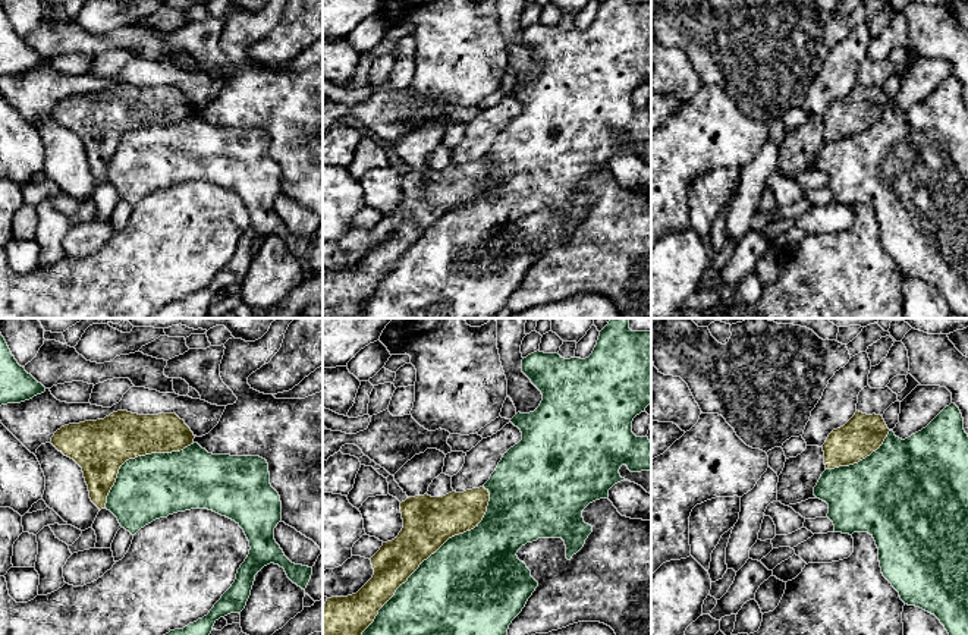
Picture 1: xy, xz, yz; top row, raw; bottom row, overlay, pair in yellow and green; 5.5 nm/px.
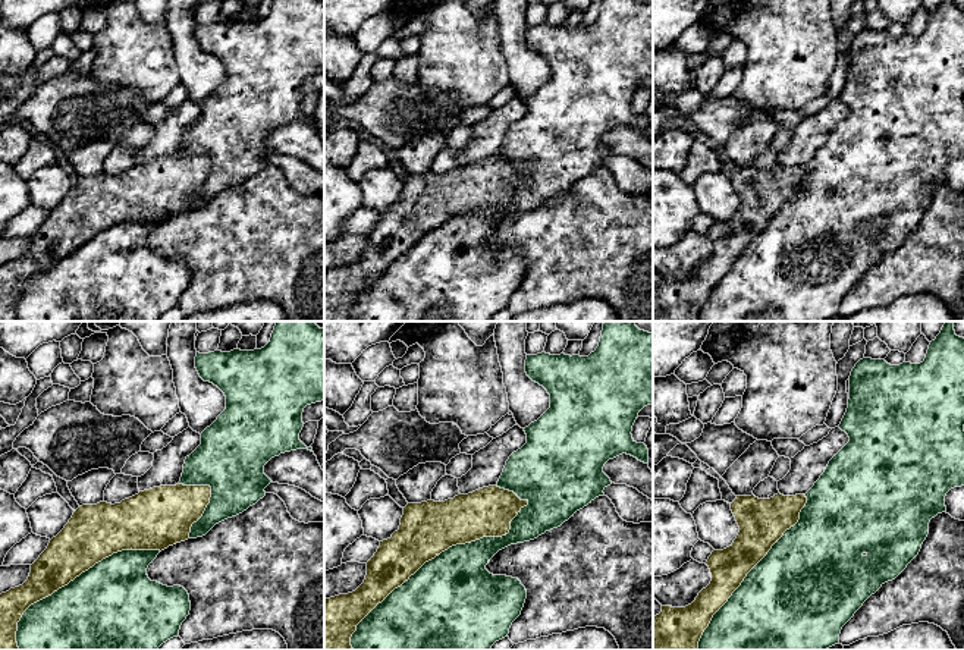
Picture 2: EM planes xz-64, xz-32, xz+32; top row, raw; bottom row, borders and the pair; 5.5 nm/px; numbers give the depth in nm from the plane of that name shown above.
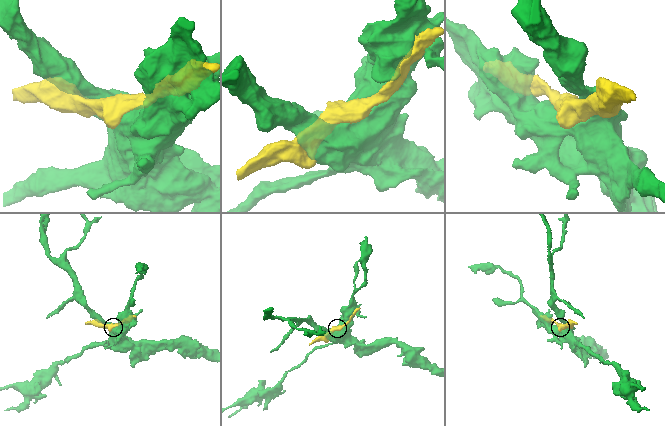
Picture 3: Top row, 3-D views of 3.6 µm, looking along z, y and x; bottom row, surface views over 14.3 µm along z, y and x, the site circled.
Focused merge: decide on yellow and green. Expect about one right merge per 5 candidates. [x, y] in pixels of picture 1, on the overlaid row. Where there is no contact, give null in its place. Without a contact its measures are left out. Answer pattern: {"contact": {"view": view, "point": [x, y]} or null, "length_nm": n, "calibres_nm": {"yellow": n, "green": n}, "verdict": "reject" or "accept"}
{"contact": {"view": "xz", "point": [431, 553]}, "length_nm": 1050, "calibres_nm": {"yellow": 280, "green": 480}, "verdict": "reject"}

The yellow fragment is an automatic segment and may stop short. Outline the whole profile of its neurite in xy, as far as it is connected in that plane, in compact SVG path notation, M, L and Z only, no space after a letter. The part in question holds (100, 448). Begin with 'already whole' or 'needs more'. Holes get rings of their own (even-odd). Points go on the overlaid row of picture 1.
already whole; M117 411L104 419L62 427L51 437L51 444L82 468L89 499L101 510L126 460L180 452L194 438L191 428L176 414Z

